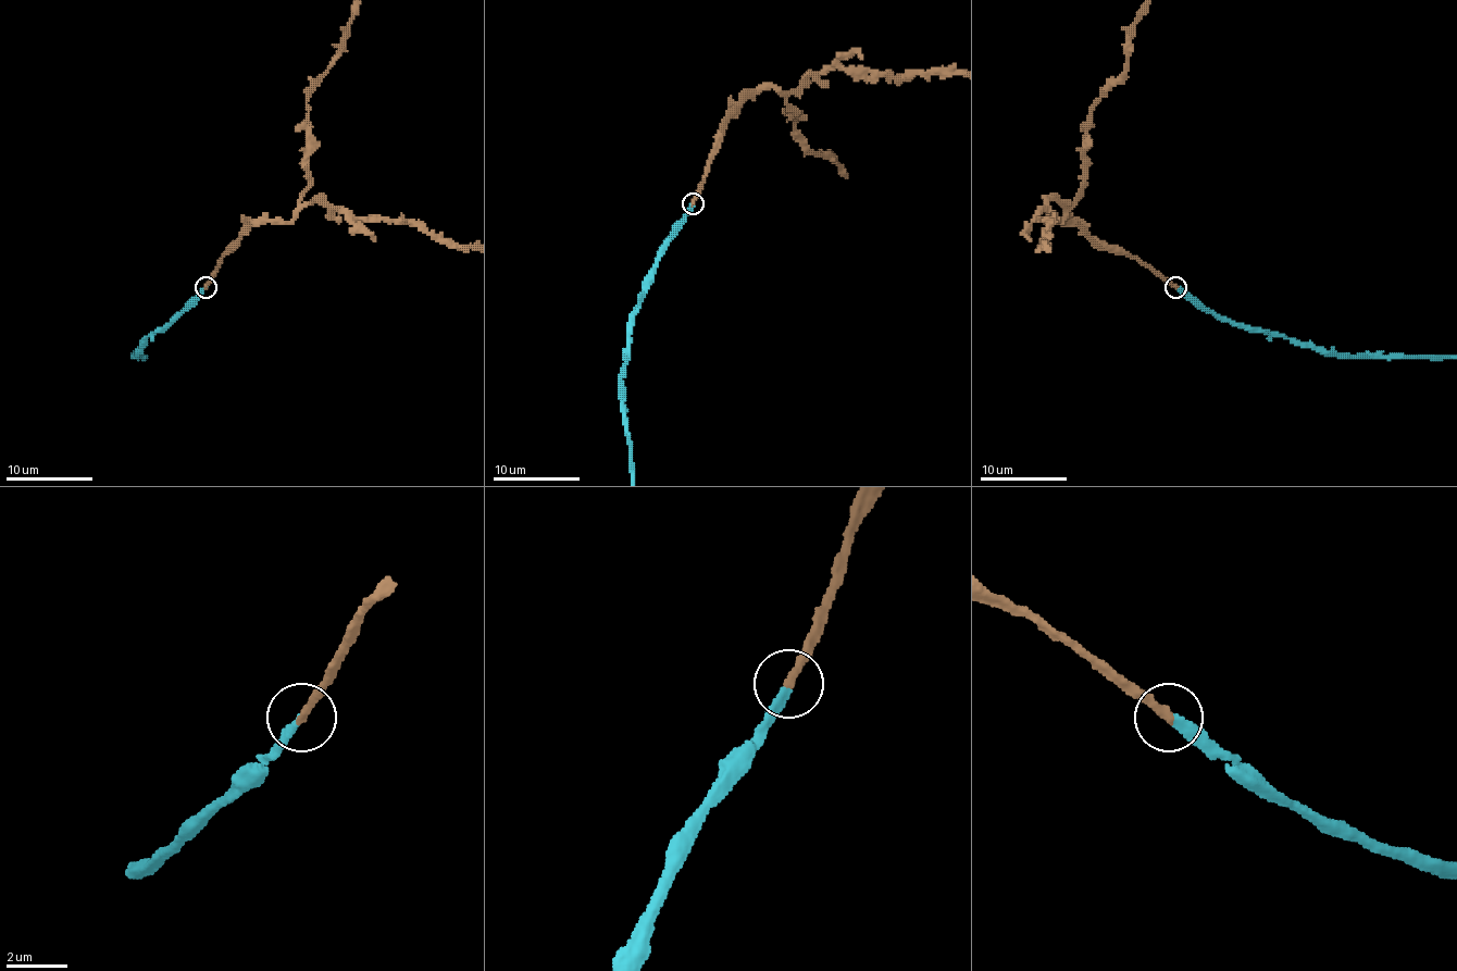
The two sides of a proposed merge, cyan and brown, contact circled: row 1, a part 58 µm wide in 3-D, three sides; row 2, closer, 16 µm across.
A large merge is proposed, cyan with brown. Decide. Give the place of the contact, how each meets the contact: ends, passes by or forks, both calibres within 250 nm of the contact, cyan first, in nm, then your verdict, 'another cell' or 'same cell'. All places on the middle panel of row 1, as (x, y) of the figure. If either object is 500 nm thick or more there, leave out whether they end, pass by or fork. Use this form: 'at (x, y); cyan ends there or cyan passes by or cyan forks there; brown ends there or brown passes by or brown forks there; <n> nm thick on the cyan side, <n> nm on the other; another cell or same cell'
at (693, 203); cyan ends there; brown ends there; 240 nm thick on the cyan side, 280 nm on the other; same cell

